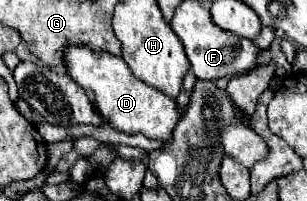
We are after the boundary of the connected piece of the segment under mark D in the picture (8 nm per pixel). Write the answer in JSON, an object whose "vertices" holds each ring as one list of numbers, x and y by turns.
{"vertices":[[67,46,65,48,65,66,67,66,67,74,85,90,91,104,97,108,97,112,103,116,103,120,109,126,113,126,115,130,121,130,125,134,143,134,147,138,161,140,161,142,167,142,171,138,173,128,177,126,177,122,181,118,181,112,177,110,177,102,173,98,169,98,167,94,163,94,161,90,135,78,123,58,113,56,109,52,95,52,87,46]]}

